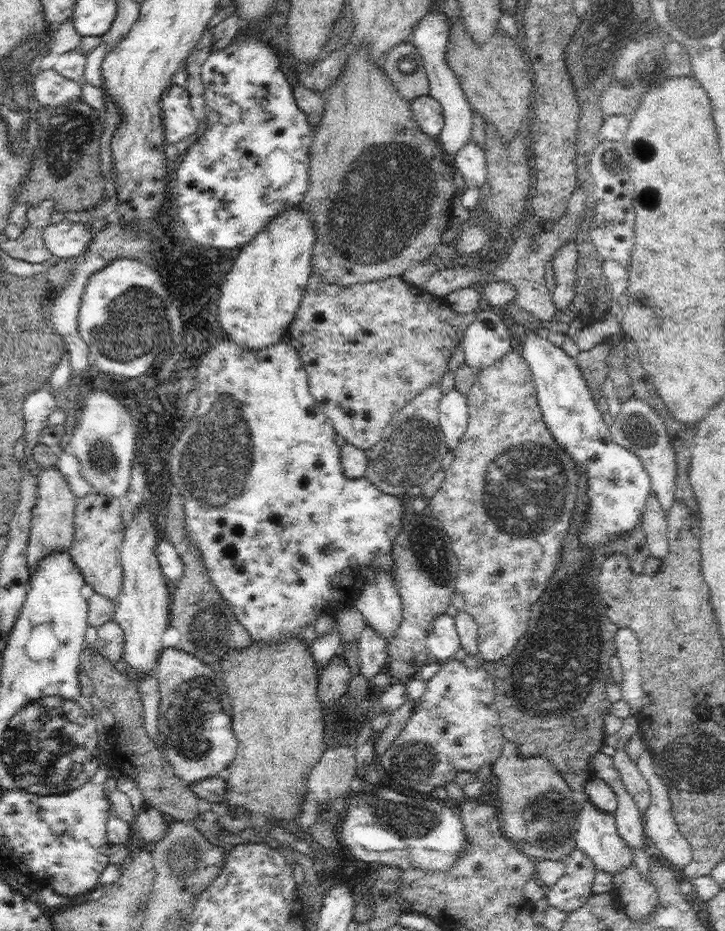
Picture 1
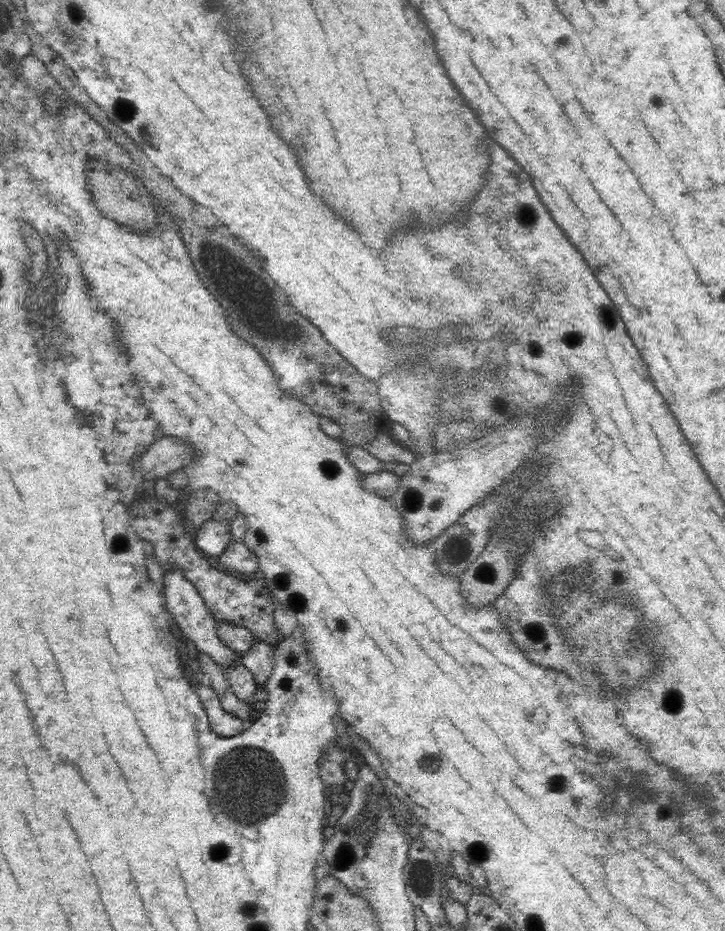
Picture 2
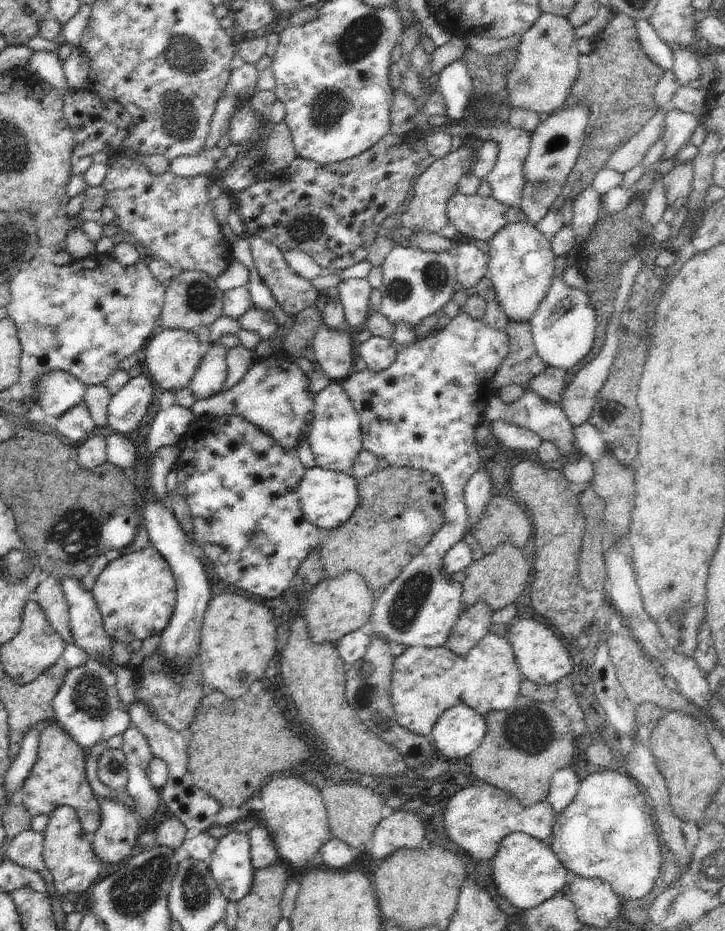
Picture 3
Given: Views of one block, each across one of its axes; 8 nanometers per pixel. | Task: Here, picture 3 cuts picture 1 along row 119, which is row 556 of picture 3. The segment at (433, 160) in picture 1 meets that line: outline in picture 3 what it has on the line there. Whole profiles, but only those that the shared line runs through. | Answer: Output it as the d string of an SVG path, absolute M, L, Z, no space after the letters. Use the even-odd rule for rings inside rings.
M388 467L379 468L371 475L365 478L357 480L357 500L358 507L354 510L353 516L340 528L328 532L328 540L320 546L321 558L325 567L324 578L335 578L345 571L354 570L357 571L371 587L373 592L382 587L388 587L402 570L426 547L426 544L430 543L430 540L434 537L434 534L442 527L443 524L443 504L445 503L445 497L443 496L443 489L439 484L439 481L433 476L432 473L424 473L418 470L405 468L405 467Z

